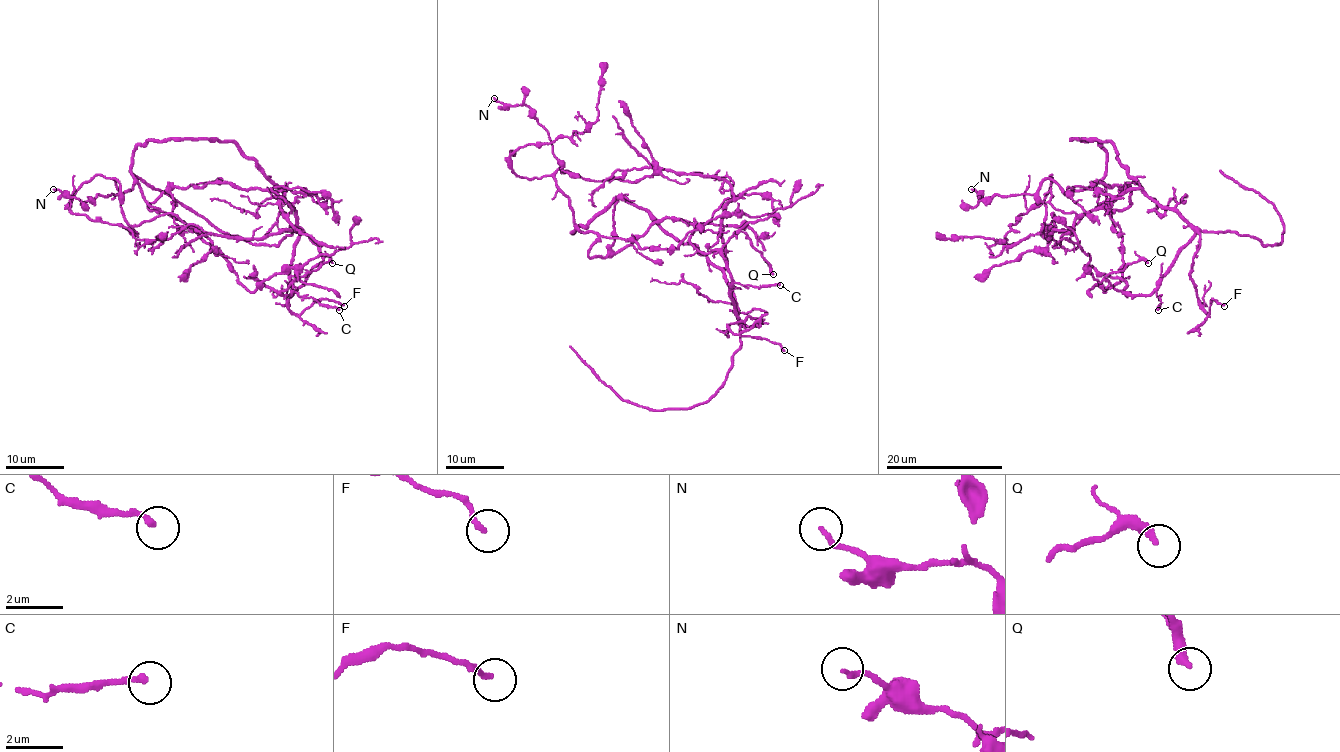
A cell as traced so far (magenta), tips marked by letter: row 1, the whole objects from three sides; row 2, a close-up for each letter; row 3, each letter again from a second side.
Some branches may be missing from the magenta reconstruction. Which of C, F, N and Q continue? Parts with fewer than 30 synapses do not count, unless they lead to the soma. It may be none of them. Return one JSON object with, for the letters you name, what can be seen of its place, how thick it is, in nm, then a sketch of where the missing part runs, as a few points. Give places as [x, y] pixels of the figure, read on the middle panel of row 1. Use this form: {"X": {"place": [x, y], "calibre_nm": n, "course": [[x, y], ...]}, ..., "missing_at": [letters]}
{"missing_at": []}

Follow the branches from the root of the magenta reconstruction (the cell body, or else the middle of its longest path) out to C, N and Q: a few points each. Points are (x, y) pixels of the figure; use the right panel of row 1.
C: (1084, 139), (1109, 140), (1120, 164), (1147, 194), (1171, 208), (1195, 232), (1161, 279), (1157, 289), (1158, 310)
N: (1084, 139), (1072, 139), (1106, 152), (1092, 186), (1066, 193), (1046, 178), (1033, 194), (979, 202), (971, 189)
Q: (1084, 139), (1109, 140), (1147, 194), (1193, 230), (1149, 294), (1117, 291), (1104, 278), (1138, 260), (1148, 263)

